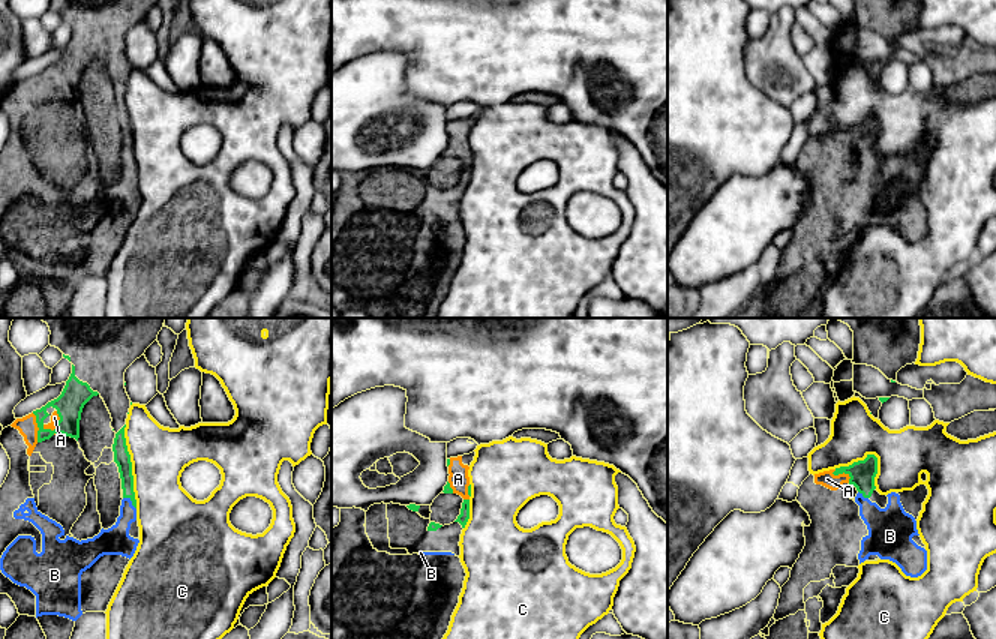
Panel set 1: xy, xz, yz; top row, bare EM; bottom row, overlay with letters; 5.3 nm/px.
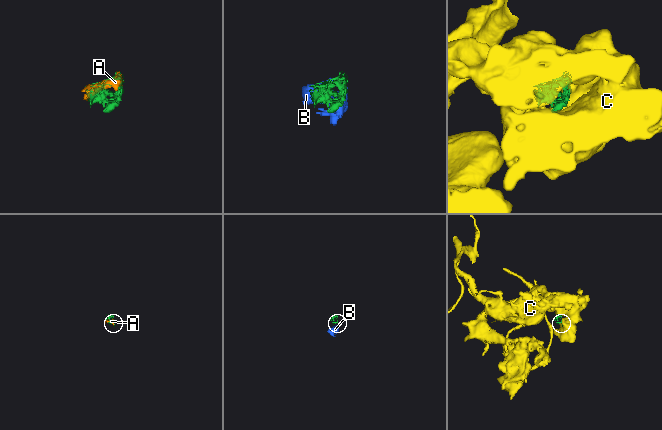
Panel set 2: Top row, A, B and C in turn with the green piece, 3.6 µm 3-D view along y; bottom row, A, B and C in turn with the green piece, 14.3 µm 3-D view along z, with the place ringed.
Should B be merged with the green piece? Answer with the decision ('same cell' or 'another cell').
same cell

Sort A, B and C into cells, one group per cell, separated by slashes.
A B / C

